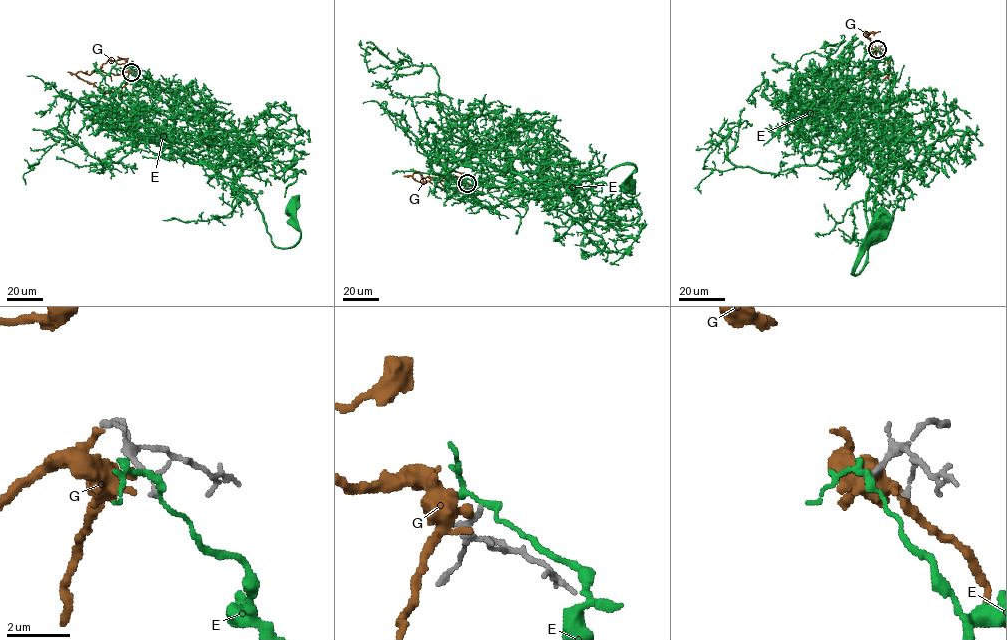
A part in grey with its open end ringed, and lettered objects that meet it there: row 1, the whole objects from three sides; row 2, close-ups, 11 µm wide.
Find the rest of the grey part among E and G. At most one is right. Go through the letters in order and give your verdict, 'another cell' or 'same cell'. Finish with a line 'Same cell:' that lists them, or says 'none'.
E: another cell
G: another cell
Same cell: none

